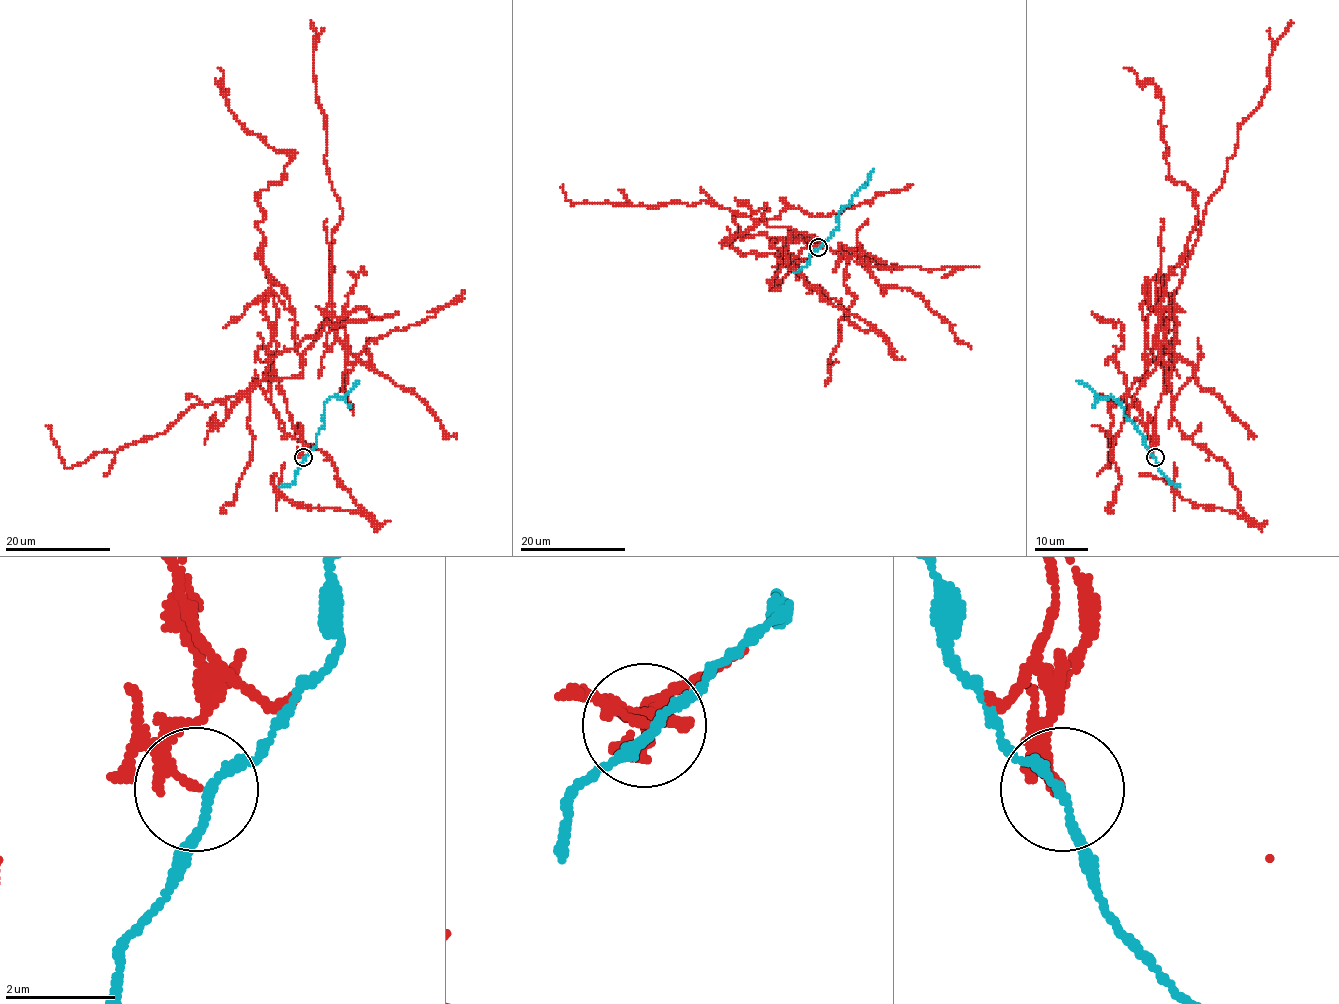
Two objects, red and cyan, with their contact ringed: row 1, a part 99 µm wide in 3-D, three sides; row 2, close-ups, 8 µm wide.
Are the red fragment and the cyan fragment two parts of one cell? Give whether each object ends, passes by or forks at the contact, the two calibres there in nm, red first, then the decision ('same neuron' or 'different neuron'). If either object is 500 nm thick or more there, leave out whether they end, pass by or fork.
red ends | cyan passes by | 190/160 nm | different neuron

